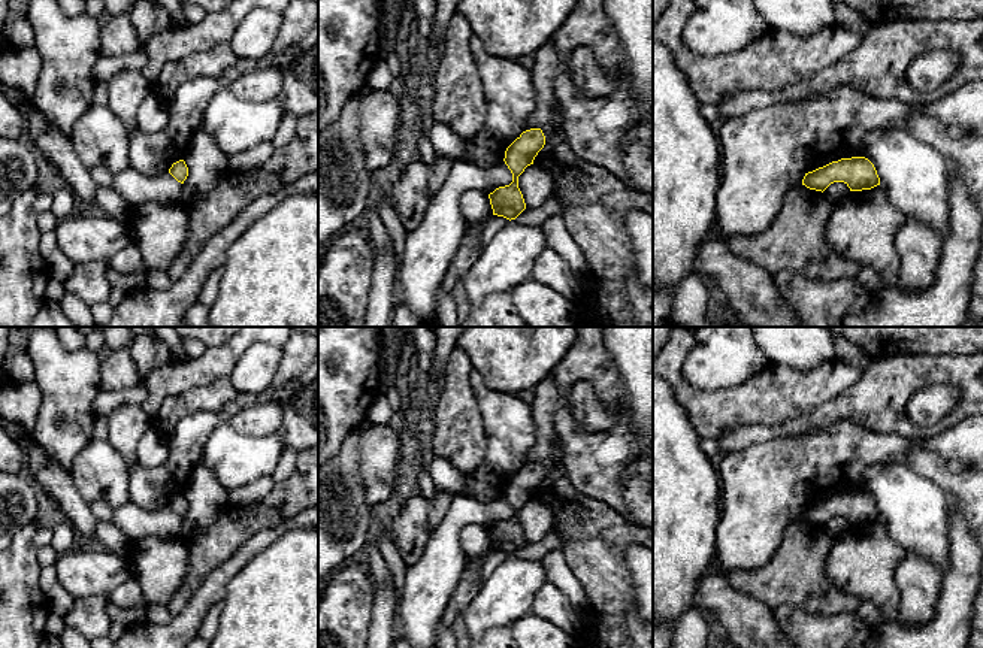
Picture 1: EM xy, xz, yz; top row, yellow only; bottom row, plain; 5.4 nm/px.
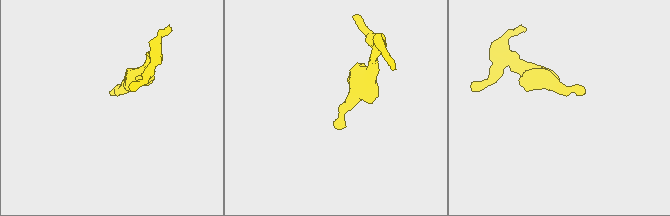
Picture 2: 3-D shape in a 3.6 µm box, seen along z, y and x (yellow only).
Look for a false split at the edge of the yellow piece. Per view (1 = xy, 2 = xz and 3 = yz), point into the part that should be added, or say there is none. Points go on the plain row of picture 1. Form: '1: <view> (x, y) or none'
1: none
2: none
3: none

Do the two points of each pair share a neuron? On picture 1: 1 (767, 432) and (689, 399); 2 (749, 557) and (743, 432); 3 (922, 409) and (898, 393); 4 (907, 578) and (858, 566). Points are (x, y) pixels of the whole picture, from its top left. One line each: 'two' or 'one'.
1: two
2: two
3: two
4: two

